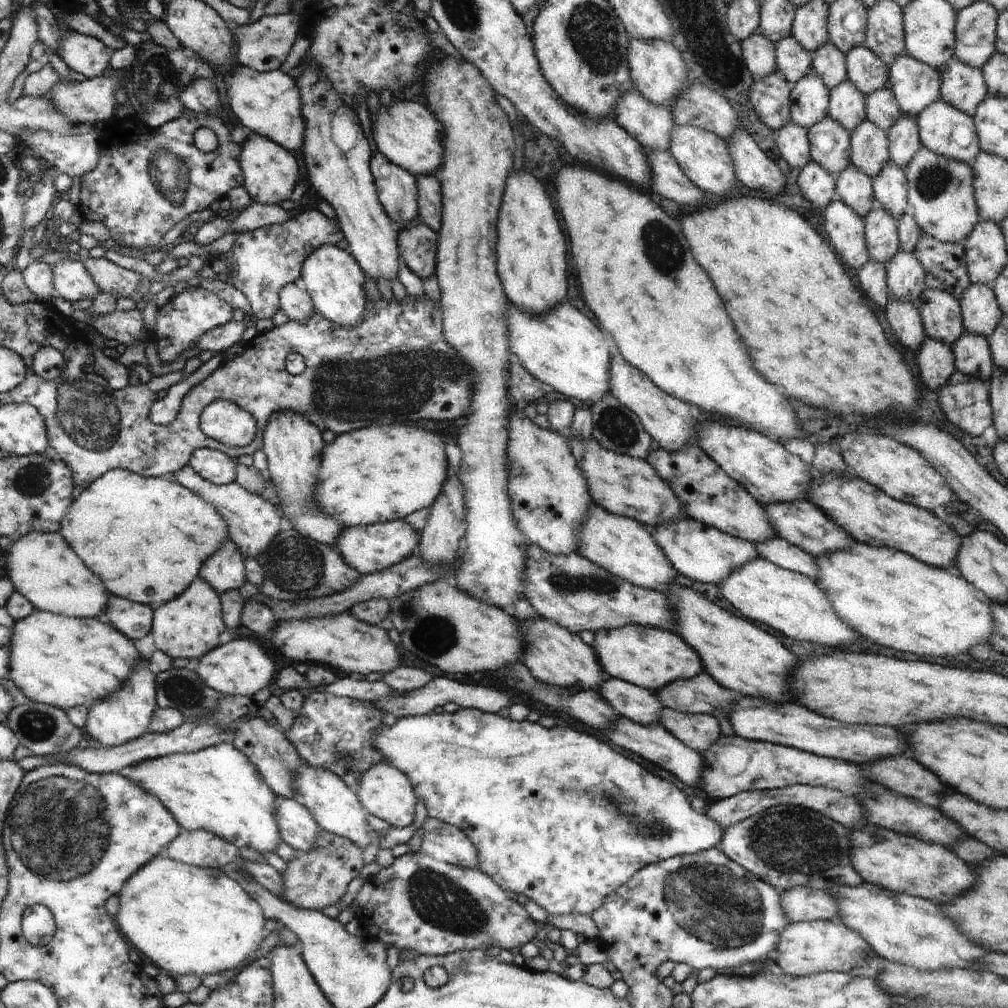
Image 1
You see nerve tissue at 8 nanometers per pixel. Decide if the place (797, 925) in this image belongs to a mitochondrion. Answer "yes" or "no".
no

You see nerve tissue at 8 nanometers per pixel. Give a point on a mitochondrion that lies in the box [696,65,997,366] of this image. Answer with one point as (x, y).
(934, 179)

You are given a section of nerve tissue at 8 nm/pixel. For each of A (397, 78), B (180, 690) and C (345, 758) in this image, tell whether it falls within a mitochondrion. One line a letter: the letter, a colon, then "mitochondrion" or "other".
A: mitochondrion
B: mitochondrion
C: mitochondrion

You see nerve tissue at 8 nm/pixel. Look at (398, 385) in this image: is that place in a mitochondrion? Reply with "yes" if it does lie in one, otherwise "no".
yes

